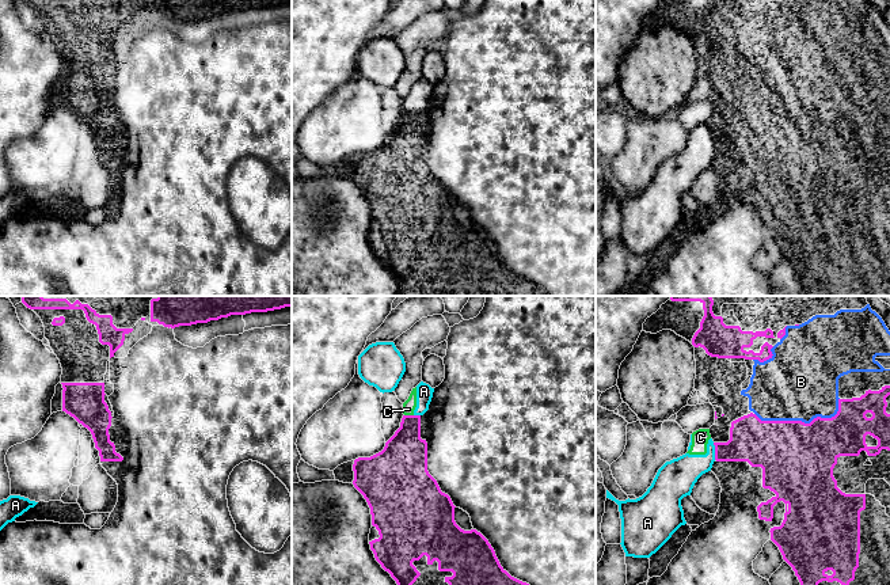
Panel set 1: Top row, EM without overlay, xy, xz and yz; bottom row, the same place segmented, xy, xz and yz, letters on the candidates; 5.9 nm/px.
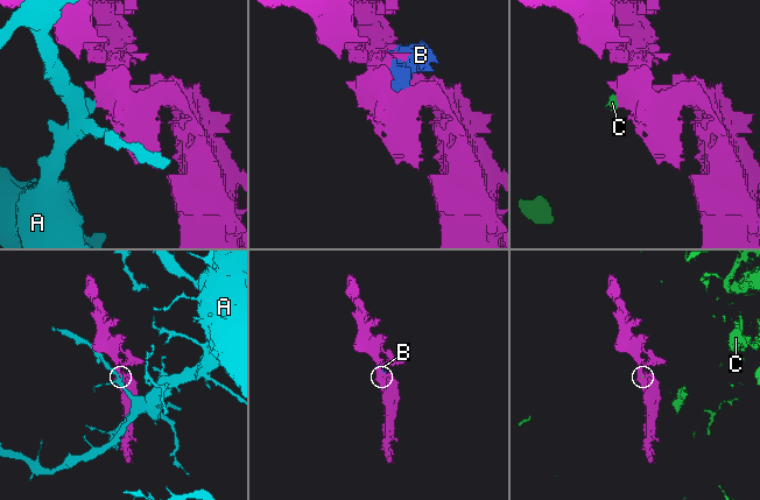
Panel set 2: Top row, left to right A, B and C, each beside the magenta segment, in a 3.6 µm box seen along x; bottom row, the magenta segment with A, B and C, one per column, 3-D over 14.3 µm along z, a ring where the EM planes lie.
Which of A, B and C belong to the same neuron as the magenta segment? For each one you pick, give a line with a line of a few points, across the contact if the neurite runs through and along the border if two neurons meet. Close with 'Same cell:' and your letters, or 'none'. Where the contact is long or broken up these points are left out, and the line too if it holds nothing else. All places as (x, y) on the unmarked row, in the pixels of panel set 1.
Same cell: B

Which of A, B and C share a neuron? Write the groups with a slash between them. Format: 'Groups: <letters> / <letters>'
Groups: A C / B

